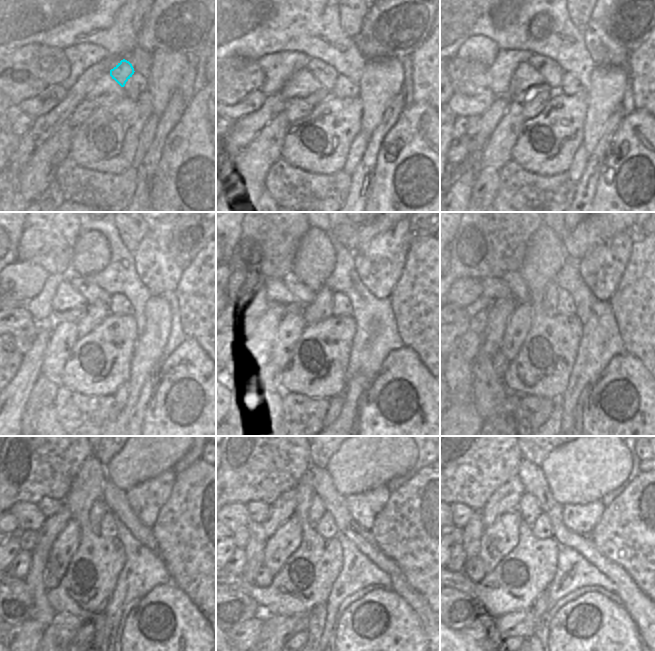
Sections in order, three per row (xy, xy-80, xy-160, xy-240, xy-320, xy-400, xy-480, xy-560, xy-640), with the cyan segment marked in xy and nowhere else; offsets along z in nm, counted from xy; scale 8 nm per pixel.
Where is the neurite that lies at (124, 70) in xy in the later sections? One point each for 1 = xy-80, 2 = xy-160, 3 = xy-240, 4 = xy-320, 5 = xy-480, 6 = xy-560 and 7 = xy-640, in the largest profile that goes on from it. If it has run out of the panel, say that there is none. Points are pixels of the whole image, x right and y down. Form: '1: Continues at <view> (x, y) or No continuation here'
1: Continues at xy-80 (326, 75)
2: Continues at xy-160 (552, 73)
3: Continues at xy-240 (94, 295)
4: Continues at xy-320 (305, 295)
5: Continues at xy-480 (48, 507)
6: Continues at xy-560 (259, 511)
7: Continues at xy-640 (461, 514)

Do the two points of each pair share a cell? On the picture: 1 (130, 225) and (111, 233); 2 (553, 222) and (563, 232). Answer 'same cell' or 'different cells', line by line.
1: different cells
2: same cell

